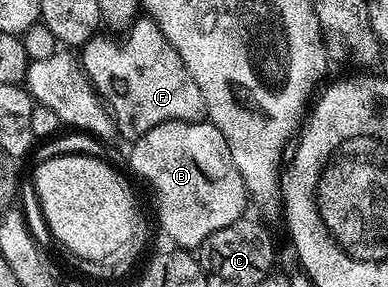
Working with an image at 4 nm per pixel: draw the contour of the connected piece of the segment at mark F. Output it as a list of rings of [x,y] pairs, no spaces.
[[[148,16],[138,17],[137,21],[129,27],[122,42],[112,42],[109,38],[95,36],[79,50],[81,69],[84,70],[94,90],[102,95],[108,109],[113,115],[115,130],[118,135],[136,140],[164,122],[199,122],[206,117],[203,104],[203,92],[199,92],[199,84],[187,72],[179,52],[163,36],[161,29],[156,26]]]

